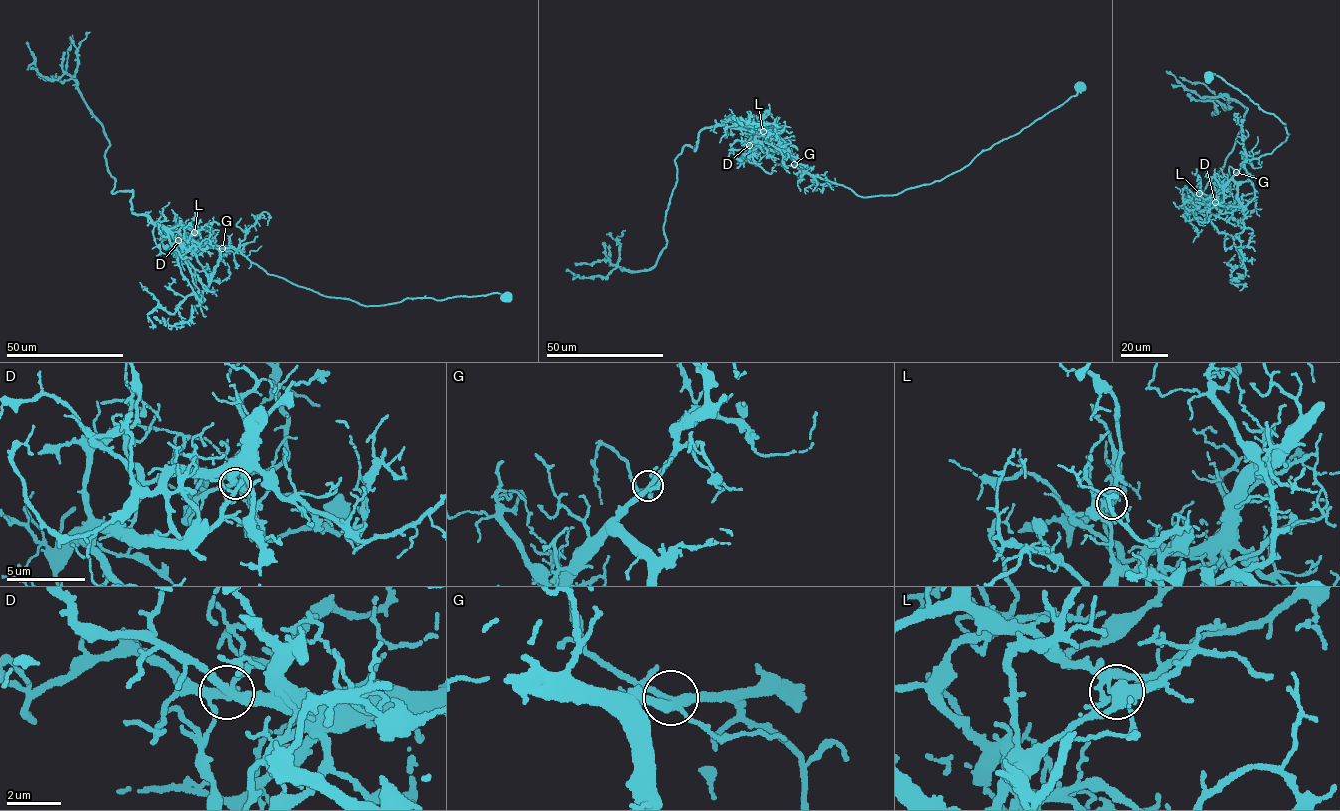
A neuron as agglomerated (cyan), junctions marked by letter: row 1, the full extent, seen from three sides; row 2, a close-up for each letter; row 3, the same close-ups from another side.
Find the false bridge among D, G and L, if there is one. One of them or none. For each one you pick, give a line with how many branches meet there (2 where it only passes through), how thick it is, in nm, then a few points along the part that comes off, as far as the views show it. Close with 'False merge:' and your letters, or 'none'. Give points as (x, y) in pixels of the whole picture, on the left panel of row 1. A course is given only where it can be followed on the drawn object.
L: branches 4; calibre 130 nm; course (194, 232), (158, 226), (132, 213), (133, 191), (112, 193), (103, 124), (73, 79), (40, 77), (27, 42)
False merge: L

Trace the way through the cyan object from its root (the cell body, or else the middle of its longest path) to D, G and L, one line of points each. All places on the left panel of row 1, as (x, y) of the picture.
D: (507, 297), (495, 292), (439, 300), (407, 298), (366, 306), (267, 274), (232, 247), (178, 240)
G: (507, 297), (495, 292), (439, 300), (407, 298), (366, 306), (267, 274), (240, 251), (222, 248)
L: (507, 297), (495, 292), (360, 304), (324, 296), (267, 274), (232, 247), (217, 248), (183, 240), (194, 232)

